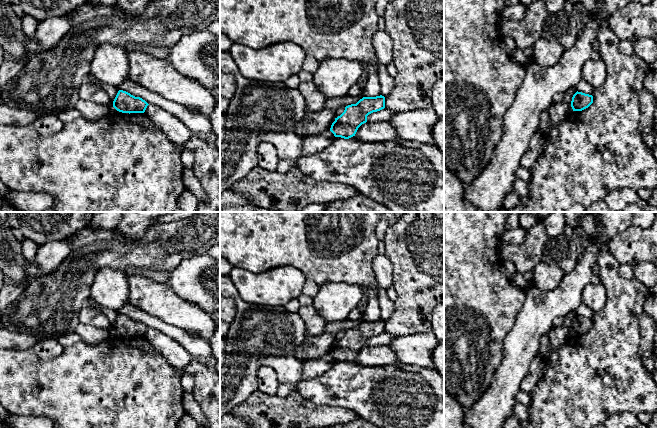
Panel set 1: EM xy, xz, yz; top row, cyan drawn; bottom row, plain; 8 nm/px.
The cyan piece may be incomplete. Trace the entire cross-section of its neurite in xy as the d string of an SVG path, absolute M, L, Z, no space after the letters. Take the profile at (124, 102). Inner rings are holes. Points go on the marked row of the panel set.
M119 90L114 101L113 107L122 113L144 113L149 104L140 97L135 97L130 93Z

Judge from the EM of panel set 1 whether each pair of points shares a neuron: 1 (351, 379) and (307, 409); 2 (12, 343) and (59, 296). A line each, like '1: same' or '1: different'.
1: different
2: different

